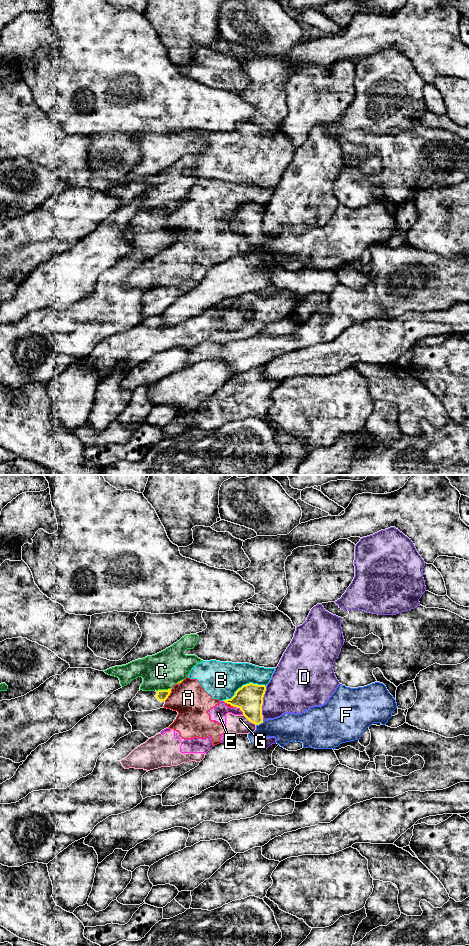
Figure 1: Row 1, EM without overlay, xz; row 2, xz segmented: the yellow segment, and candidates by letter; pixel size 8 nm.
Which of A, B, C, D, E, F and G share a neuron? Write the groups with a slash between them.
A B E G / C / D / F

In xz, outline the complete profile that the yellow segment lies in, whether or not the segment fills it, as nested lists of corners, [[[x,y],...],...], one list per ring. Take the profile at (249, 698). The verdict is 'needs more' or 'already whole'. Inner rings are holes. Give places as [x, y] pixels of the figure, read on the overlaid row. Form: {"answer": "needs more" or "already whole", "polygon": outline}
{"answer": "already whole", "polygon": [[[249,683],[239,688],[231,699],[223,701],[239,708],[250,722],[259,725],[263,723],[262,705],[265,691],[265,685]]]}

